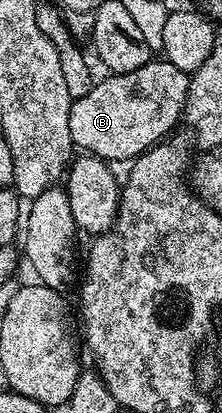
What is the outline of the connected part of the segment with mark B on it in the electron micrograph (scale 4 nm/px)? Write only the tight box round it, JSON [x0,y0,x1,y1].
[69,57,189,163]

